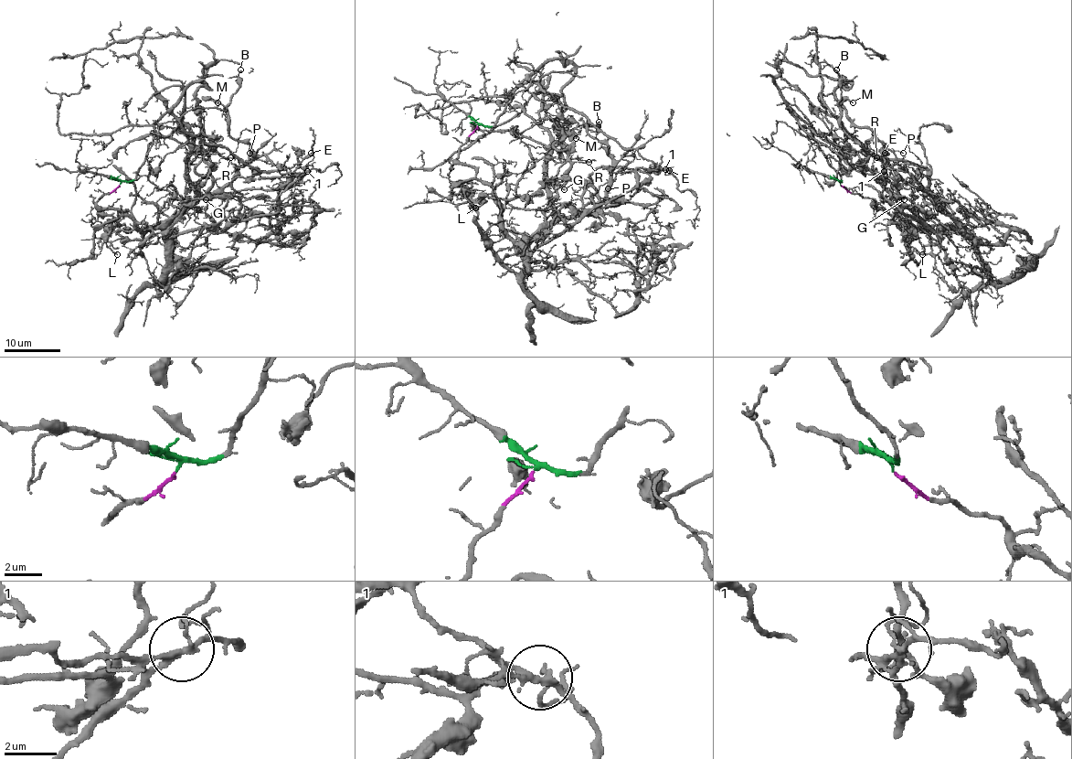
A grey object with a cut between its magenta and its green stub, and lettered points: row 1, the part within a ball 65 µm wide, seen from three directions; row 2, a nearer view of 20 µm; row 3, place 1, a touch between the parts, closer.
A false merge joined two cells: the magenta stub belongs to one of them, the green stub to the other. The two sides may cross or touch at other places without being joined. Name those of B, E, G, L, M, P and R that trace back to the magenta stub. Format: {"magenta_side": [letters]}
{"magenta_side": ["B", "M", "P", "R"]}

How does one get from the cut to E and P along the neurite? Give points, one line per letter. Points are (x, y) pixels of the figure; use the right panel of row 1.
E: (840, 184), (840, 177), (808, 124), (793, 113), (806, 132), (858, 171), (881, 173), (890, 162), (884, 153)
P: (840, 184), (914, 228), (949, 229), (955, 222), (934, 198), (928, 174), (894, 155), (896, 150), (902, 153)

